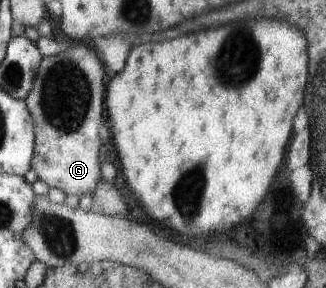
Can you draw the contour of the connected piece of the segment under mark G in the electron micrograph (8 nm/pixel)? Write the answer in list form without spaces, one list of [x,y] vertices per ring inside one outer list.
[[[76,42],[69,49],[41,61],[26,106],[31,114],[34,129],[35,151],[30,169],[49,187],[61,189],[65,195],[81,198],[93,195],[100,174],[99,130],[105,113],[105,71],[100,59]]]

